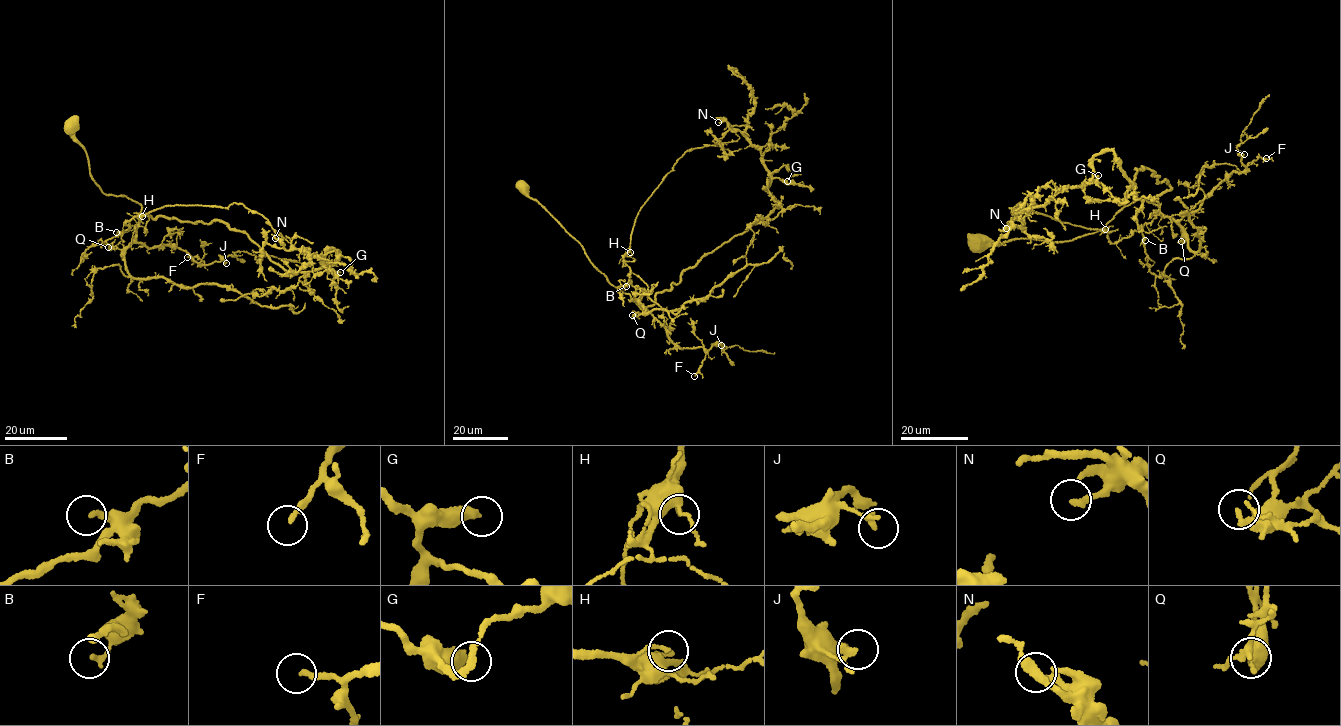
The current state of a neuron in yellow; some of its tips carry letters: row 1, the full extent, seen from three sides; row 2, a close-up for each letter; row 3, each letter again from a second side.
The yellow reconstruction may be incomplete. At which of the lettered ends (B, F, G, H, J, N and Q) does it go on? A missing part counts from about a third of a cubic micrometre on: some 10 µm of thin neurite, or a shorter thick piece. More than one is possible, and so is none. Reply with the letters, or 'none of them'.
none of them

